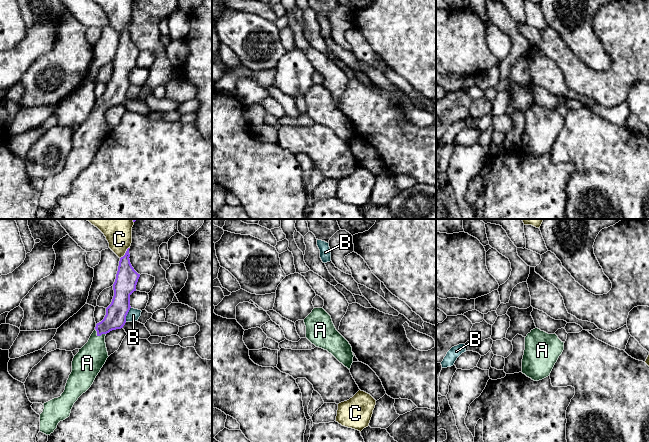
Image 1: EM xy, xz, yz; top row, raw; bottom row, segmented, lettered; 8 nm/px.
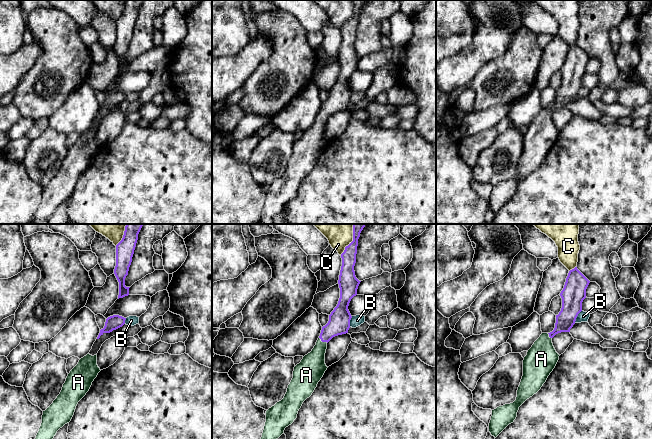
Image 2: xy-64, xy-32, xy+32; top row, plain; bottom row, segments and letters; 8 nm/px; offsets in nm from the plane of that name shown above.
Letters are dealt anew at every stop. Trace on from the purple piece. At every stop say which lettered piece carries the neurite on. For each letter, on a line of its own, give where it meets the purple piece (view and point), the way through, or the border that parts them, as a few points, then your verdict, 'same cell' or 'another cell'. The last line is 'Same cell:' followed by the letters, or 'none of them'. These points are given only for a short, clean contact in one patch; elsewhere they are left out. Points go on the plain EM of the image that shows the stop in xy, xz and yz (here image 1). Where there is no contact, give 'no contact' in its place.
A: xy (98, 111) | across xy (115, 94), (98, 111), (94, 130), (87, 139) | same cell
B: xy (127, 89) | another cell
C: xy (125, 29) | another cell
Same cell: A

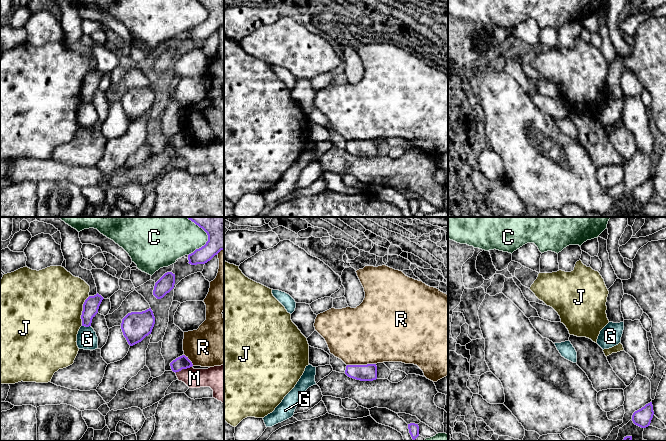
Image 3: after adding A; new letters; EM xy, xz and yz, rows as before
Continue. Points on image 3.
C: xy (206, 18) | another cell
G: xy (86, 102) | along xy (82, 101), (90, 102) | another cell
J: xy (82, 87) | along xy (89, 72), (83, 80), (81, 101) | another cell
M: xy (183, 144) | another cell
R: xz (361, 141) | another cell
Same cell: none of them

